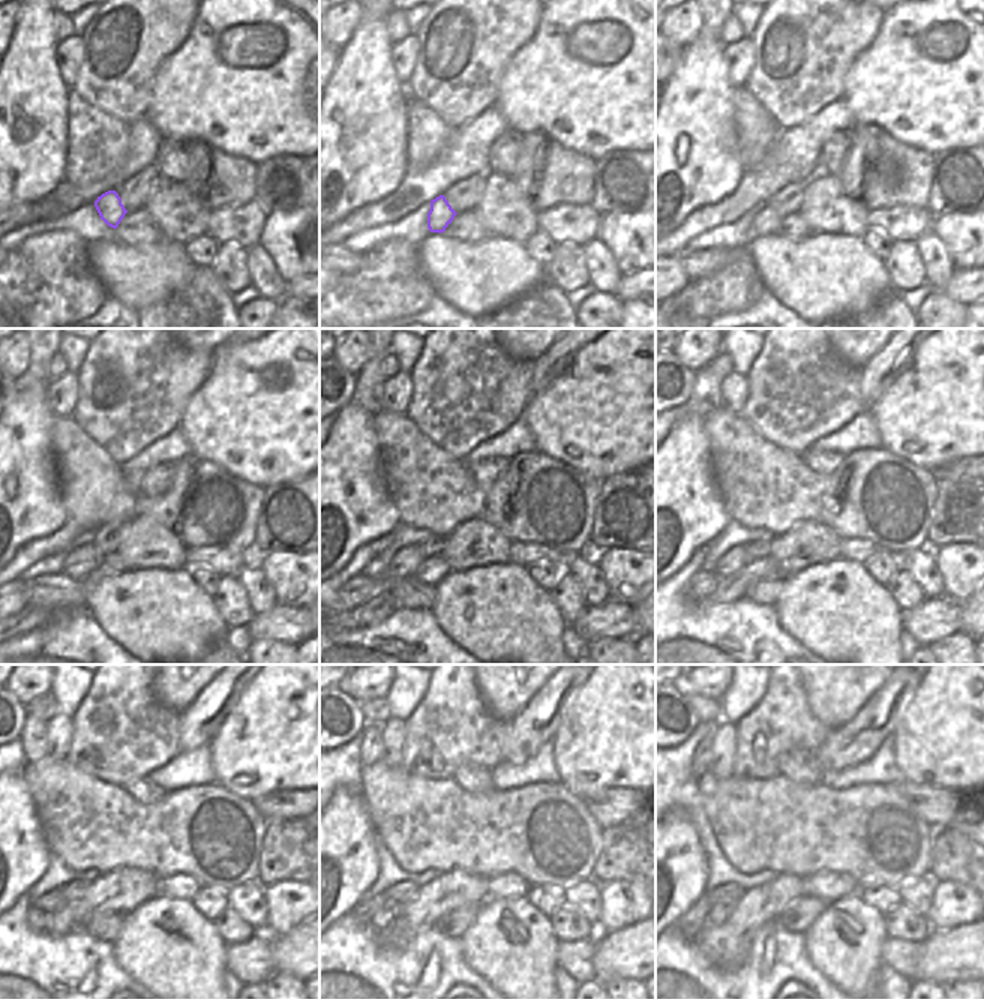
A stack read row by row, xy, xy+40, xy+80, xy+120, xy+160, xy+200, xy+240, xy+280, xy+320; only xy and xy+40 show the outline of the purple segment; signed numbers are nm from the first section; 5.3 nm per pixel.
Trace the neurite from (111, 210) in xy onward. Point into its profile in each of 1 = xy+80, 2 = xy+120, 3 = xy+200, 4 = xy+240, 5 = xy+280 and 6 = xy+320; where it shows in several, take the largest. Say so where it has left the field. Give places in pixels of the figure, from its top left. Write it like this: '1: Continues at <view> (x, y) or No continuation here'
1: Continues at xy+80 (767, 221)
2: Continues at xy+120 (78, 561)
3: Continues at xy+200 (735, 558)
4: Continues at xy+240 (54, 899)
5: Continues at xy+280 (365, 908)
6: Continues at xy+320 (690, 924).

